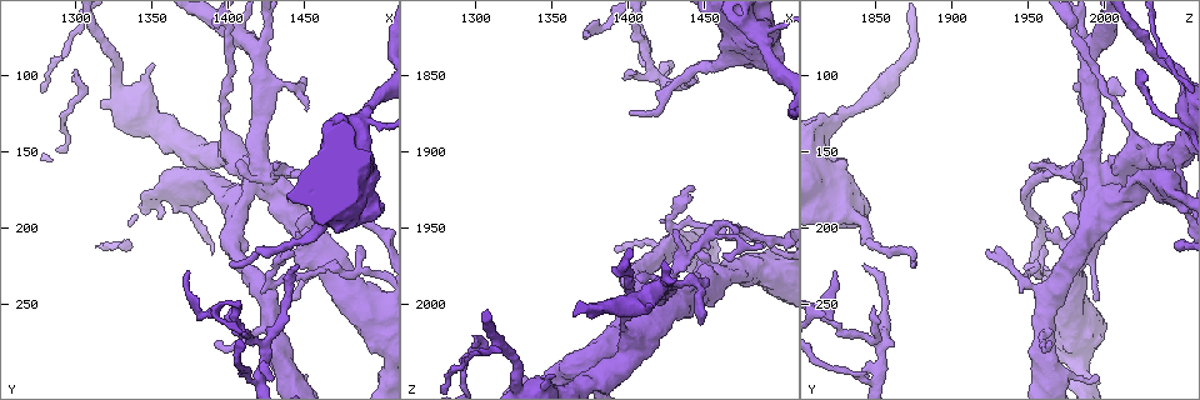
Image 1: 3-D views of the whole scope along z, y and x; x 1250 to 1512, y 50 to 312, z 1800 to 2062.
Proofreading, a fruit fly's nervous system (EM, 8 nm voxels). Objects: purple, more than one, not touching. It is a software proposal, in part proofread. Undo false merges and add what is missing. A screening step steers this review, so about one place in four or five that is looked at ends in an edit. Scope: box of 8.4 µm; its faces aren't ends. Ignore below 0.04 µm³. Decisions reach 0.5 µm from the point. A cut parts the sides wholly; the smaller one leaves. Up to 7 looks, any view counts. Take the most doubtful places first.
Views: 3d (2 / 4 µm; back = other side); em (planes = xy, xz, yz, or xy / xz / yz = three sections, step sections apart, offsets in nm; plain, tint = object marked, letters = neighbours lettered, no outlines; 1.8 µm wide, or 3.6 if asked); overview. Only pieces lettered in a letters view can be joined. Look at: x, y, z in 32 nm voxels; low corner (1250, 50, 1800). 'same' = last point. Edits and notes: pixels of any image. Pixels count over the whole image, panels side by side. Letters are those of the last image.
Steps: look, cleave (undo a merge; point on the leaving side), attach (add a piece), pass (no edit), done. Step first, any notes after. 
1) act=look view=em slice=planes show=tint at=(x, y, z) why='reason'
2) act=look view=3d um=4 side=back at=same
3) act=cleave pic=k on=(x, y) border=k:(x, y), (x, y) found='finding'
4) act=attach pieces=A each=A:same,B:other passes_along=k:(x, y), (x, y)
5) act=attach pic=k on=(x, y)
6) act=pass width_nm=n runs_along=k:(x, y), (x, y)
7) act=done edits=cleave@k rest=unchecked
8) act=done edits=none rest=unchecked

act=look view=em um=3.6 slice=planes show=tint at=(1422, 166, 1994)

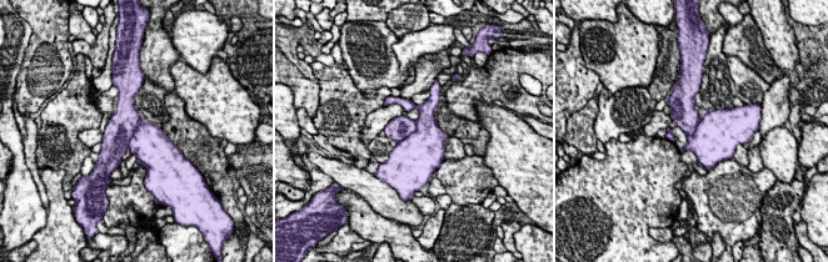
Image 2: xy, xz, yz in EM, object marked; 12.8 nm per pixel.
act=look view=em um=3.6 slice=planes show=letters at=same

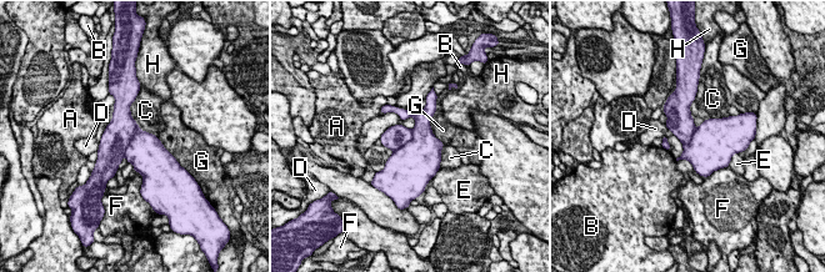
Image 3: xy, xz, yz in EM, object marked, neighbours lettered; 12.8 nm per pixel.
act=cleave pic=3 on=(116, 136) each=A:other,B:other,C:other,D:other,E:other,F:other,G:other,H:other found='two neurons meet here'

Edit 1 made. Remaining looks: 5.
act=look view=em um=3.6 slice=planes show=tint at=(1486, 130, 1820) why='side arm on a straight run'

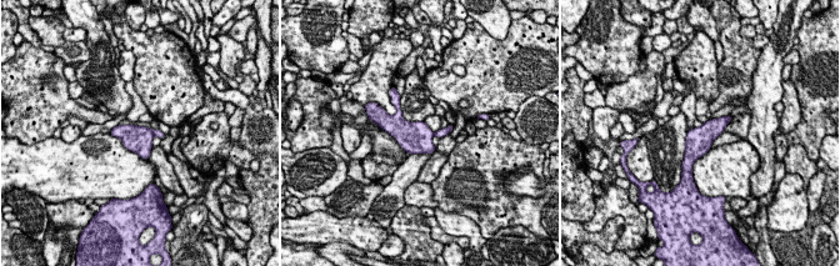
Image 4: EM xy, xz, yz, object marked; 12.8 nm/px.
act=look view=em um=3.6 slice=planes show=letters at=same why='see the neighbours'

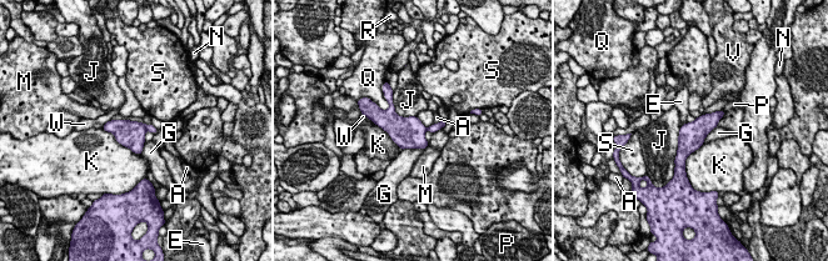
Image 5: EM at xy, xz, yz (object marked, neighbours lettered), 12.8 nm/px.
act=cleave pic=5 on=(149, 128) width_nm=340 longest_contact=K:600nm each=A:other,E:other,G:other,J:other,K:other,M:other,N:other,P:other,Q:other,R:other,S:other,V:other,W:other found='a second neuron is stuck on'

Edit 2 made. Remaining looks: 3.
act=done edits=cleave@3,cleave@5 rest=unchecked

